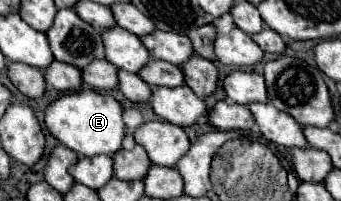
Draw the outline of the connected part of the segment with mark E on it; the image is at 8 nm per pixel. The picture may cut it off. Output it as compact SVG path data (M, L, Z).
M84 87L76 93L66 93L54 99L44 111L46 129L68 149L78 155L94 157L94 155L112 155L120 151L124 137L124 121L122 121L122 105L106 93L98 93L94 89Z

